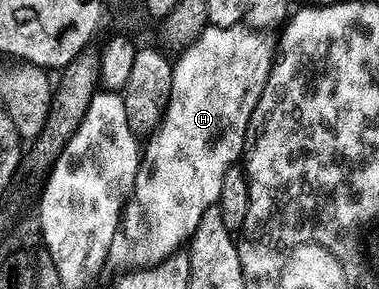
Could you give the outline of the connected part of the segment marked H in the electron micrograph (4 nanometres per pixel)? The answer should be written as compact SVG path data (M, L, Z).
M242 23L228 29L208 27L201 39L197 39L197 43L174 62L171 101L163 114L162 125L148 140L152 141L147 150L146 147L142 150L136 187L130 200L135 209L126 210L121 225L122 232L127 232L131 241L116 239L112 243L112 254L127 253L128 263L142 271L167 261L190 242L201 219L220 204L225 175L230 168L238 166L244 156L249 123L257 111L257 103L261 103L276 56L277 37L274 32L251 29Z

